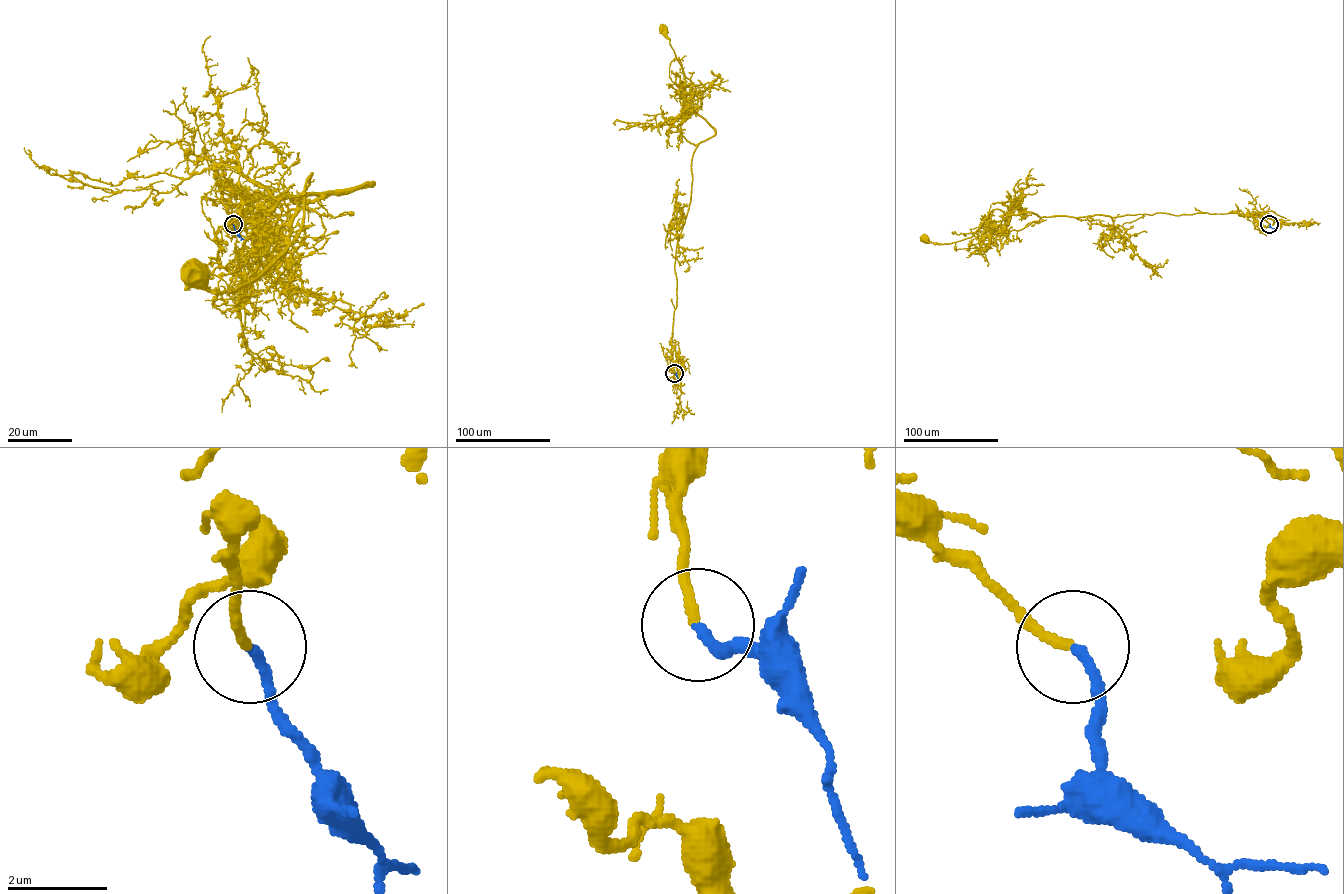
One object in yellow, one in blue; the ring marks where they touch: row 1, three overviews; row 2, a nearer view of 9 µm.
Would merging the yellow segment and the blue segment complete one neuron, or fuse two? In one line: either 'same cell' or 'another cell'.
same cell

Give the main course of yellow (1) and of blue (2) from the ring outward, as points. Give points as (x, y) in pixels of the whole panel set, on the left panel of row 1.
1: (232, 224), (249, 196), (224, 187), (371, 185), (301, 196), (311, 173), (260, 275), (197, 274)
2: (232, 224), (244, 239)

